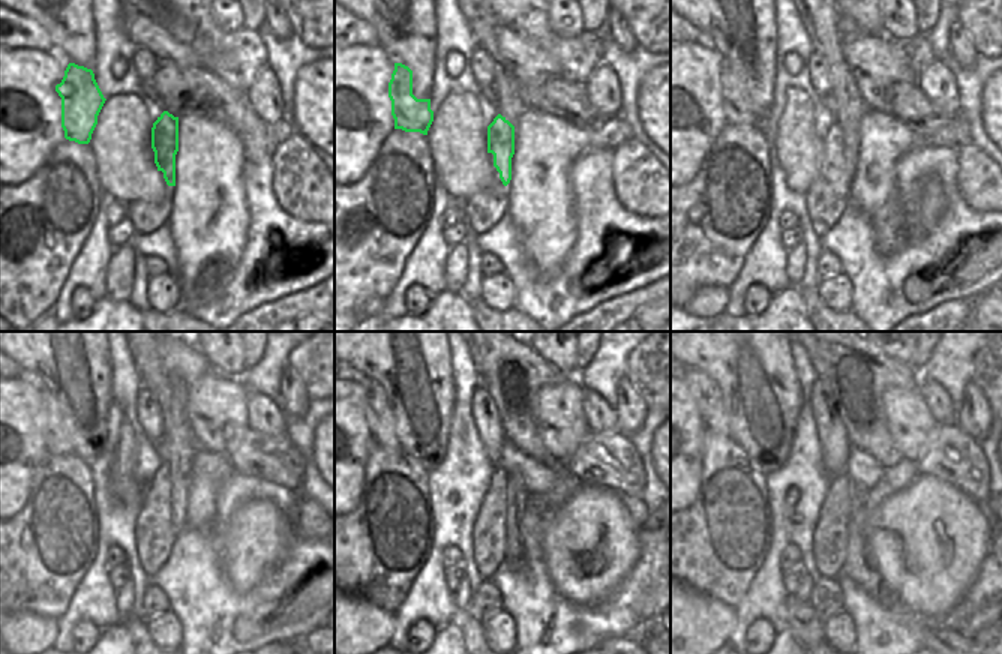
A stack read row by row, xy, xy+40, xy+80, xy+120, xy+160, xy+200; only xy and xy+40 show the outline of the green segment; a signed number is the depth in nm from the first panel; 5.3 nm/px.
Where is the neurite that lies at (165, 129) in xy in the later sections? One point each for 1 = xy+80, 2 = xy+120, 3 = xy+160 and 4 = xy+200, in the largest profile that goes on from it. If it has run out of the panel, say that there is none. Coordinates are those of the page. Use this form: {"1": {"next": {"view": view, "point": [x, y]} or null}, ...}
{"1": {"next": {"view": "xy+80", "point": [833, 141]}}, "2": {"next": {"view": "xy+120", "point": [161, 479]}}, "3": {"next": {"view": "xy+160", "point": [498, 479]}}, "4": {"next": {"view": "xy+200", "point": [836, 480]}}}

